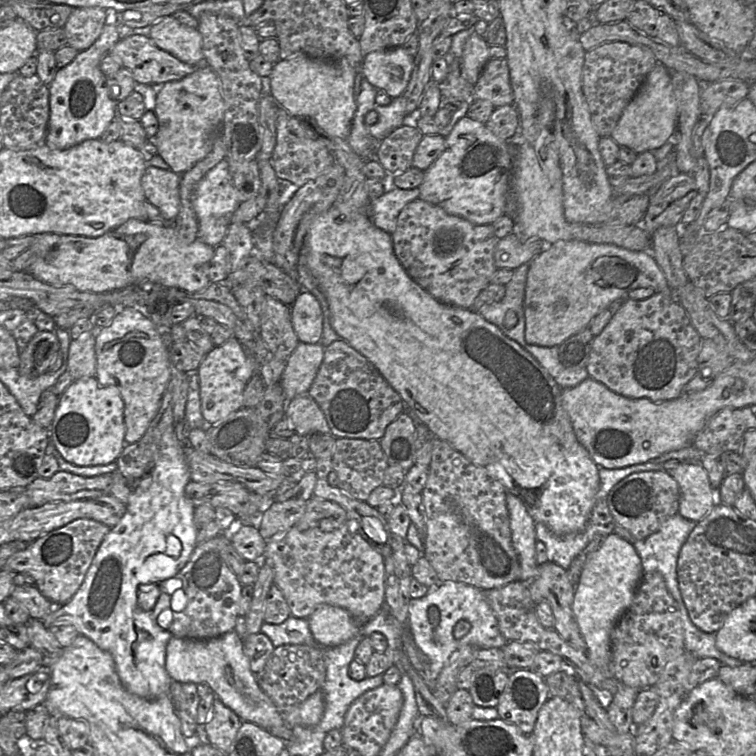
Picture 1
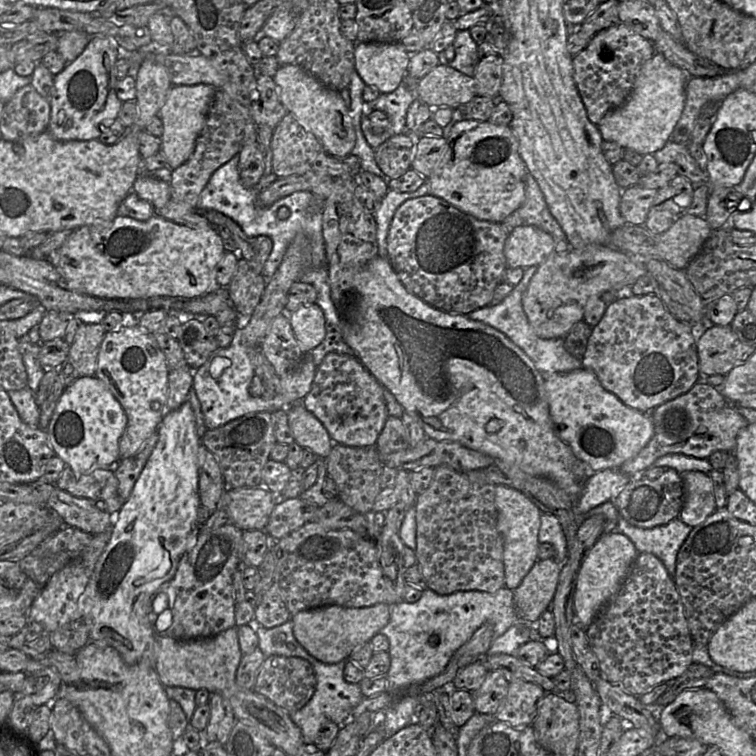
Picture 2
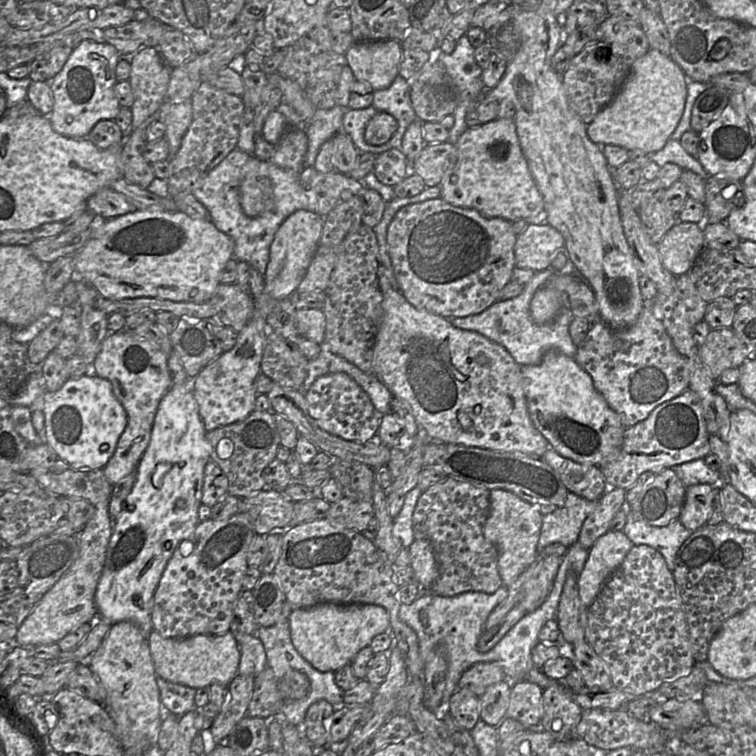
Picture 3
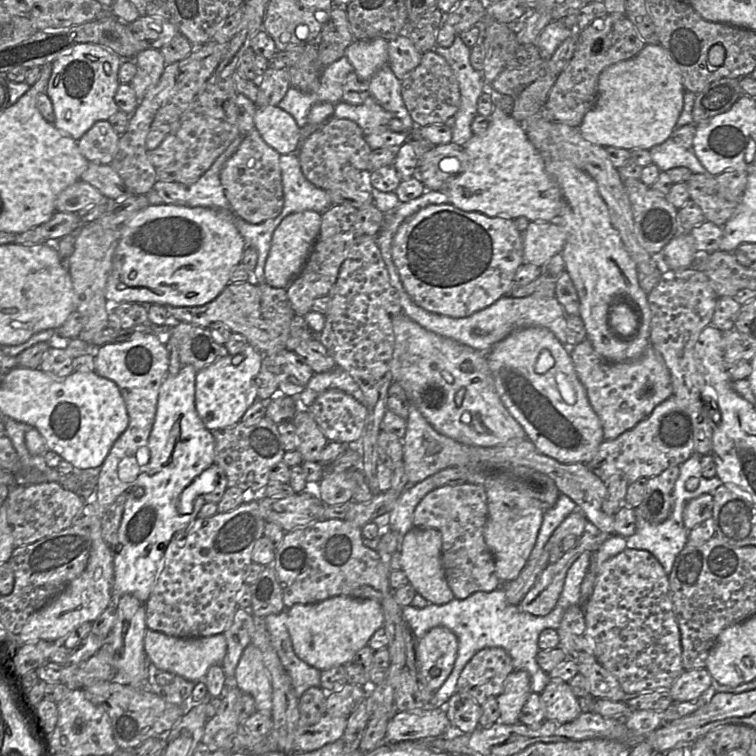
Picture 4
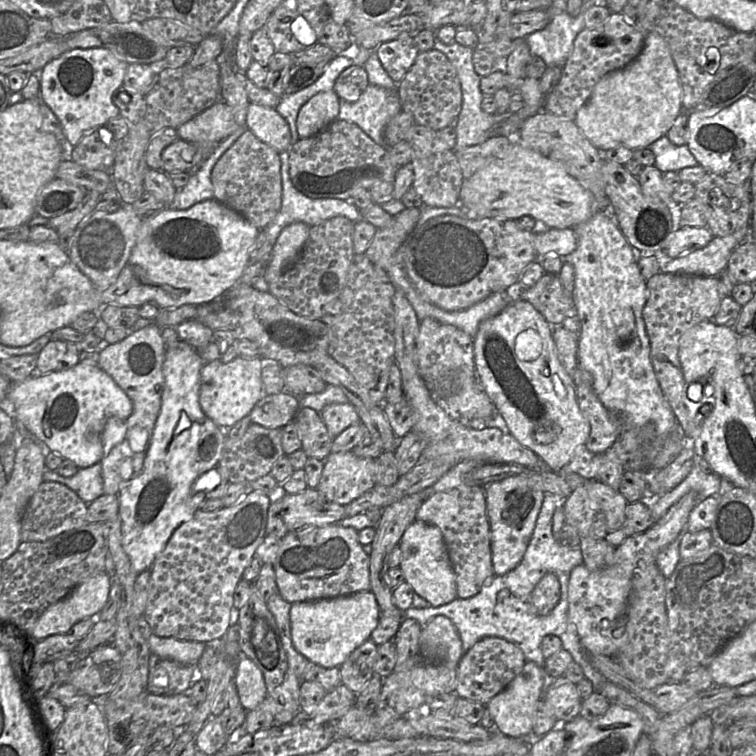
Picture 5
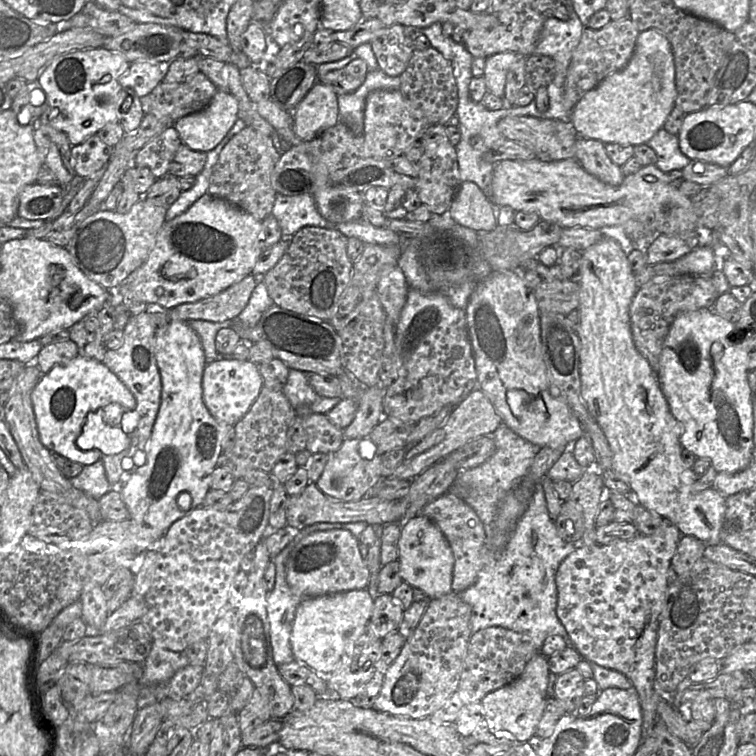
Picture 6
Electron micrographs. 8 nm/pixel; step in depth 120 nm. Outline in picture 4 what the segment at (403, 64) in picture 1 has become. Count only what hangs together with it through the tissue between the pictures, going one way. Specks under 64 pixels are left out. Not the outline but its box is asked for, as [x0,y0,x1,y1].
[345,40,388,80]

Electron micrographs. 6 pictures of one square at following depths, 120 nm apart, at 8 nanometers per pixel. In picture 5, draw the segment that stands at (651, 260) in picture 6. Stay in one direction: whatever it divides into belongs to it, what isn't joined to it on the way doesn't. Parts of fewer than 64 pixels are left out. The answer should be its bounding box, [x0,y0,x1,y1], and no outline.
[662,227,713,259]

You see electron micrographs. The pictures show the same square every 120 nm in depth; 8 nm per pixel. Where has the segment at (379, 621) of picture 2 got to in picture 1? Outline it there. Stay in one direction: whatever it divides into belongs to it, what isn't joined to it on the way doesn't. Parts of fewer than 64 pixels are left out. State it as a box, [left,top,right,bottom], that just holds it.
[308,605,360,648]

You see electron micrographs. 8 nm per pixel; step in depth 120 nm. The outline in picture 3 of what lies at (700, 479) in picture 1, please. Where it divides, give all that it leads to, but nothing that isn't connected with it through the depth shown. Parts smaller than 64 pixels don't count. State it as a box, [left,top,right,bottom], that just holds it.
[679,483,716,532]

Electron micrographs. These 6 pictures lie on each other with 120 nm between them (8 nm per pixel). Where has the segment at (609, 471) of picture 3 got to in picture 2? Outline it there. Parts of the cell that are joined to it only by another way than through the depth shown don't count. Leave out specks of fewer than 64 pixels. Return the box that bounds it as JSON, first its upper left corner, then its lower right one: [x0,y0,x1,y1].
[619,380,748,479]

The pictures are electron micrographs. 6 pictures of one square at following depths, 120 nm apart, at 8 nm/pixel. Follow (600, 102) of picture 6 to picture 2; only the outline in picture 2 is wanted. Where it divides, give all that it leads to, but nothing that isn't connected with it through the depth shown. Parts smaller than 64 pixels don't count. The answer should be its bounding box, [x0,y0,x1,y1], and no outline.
[598,51,690,156]

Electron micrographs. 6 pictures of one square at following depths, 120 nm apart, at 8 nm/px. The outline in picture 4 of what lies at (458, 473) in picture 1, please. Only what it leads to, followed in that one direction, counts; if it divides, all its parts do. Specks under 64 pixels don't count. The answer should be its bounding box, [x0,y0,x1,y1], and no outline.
[413,483,502,599]

